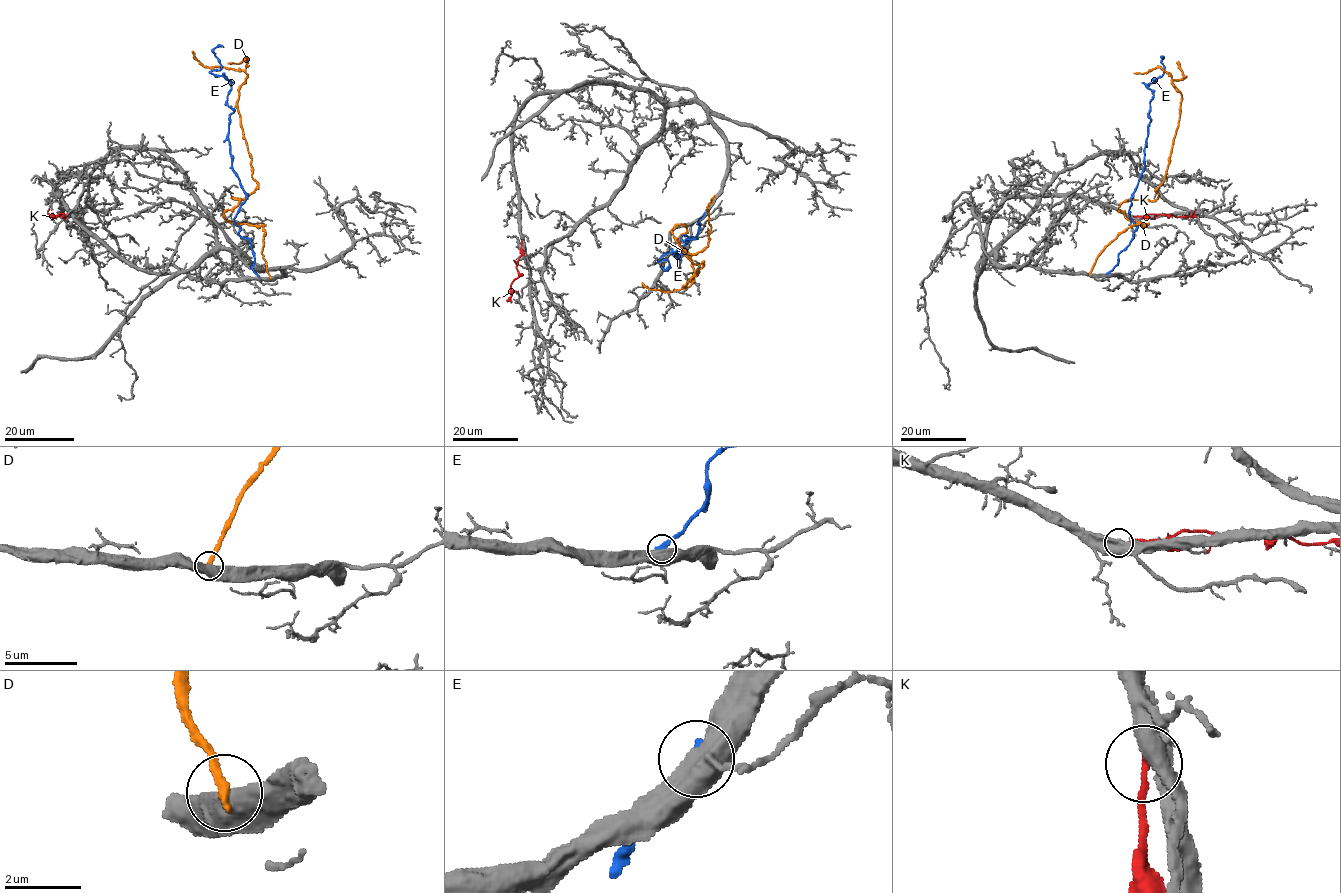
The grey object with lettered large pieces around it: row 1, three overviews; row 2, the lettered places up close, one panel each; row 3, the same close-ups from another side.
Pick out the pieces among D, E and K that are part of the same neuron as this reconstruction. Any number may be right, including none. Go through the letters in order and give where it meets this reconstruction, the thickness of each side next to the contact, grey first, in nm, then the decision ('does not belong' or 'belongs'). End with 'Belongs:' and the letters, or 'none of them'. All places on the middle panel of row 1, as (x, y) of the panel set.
D: (715, 195) | 650/280 nm | does not belong
E: (704, 214) | 460/340 nm | does not belong
K: (521, 240) | 550/180 nm | does not belong
Belongs: none of them

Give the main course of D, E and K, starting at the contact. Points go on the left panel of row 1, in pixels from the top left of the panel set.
D: (270, 277), (263, 225), (223, 214), (257, 185), (237, 105), (247, 75), (205, 67), (192, 50)
E: (258, 276), (234, 219), (245, 195), (228, 138), (230, 82), (209, 72), (221, 68), (213, 50), (223, 47)
K: (64, 216), (64, 214), (52, 216), (47, 212), (50, 209)

